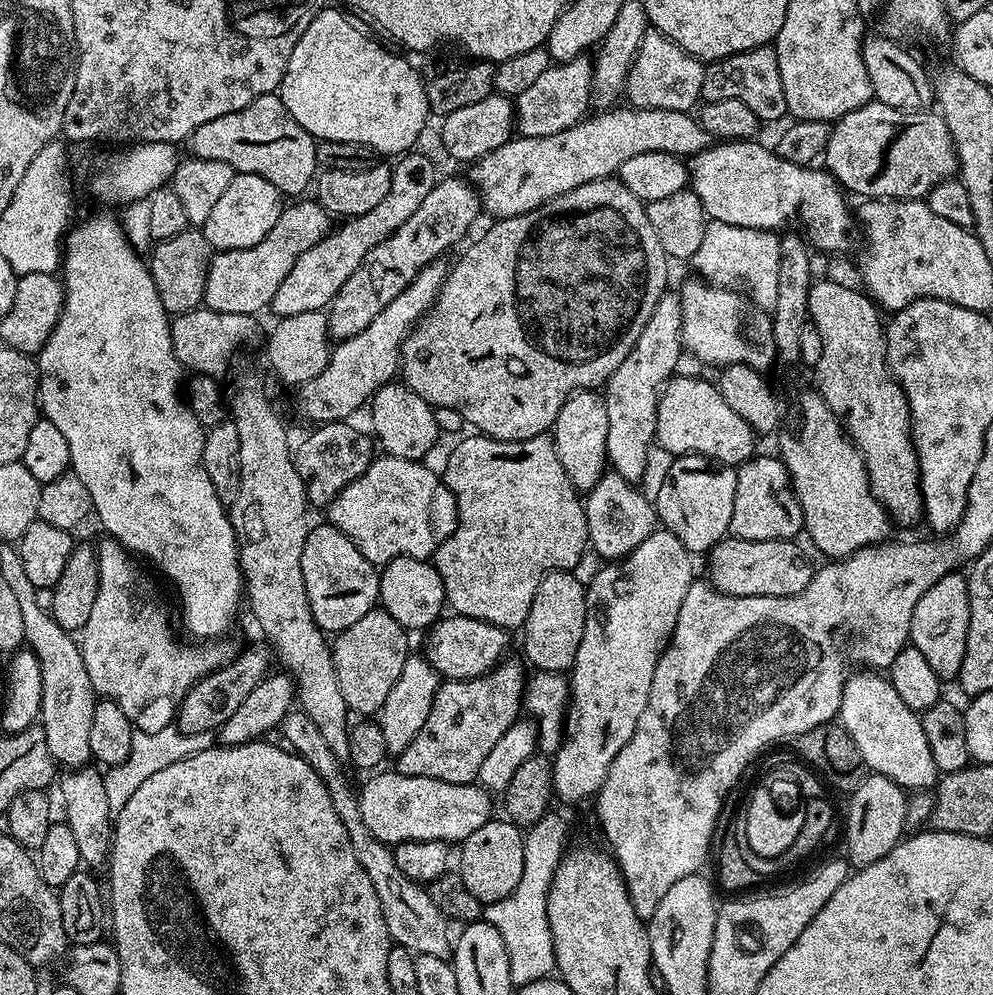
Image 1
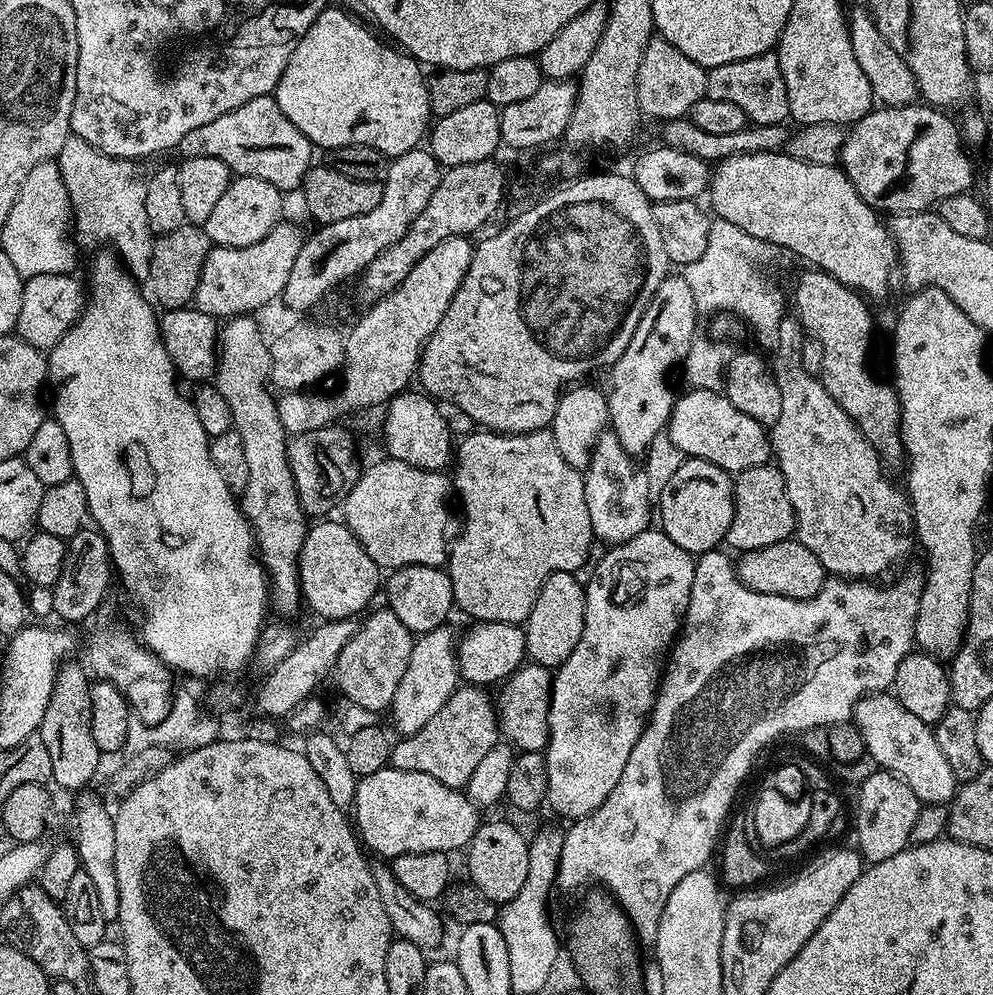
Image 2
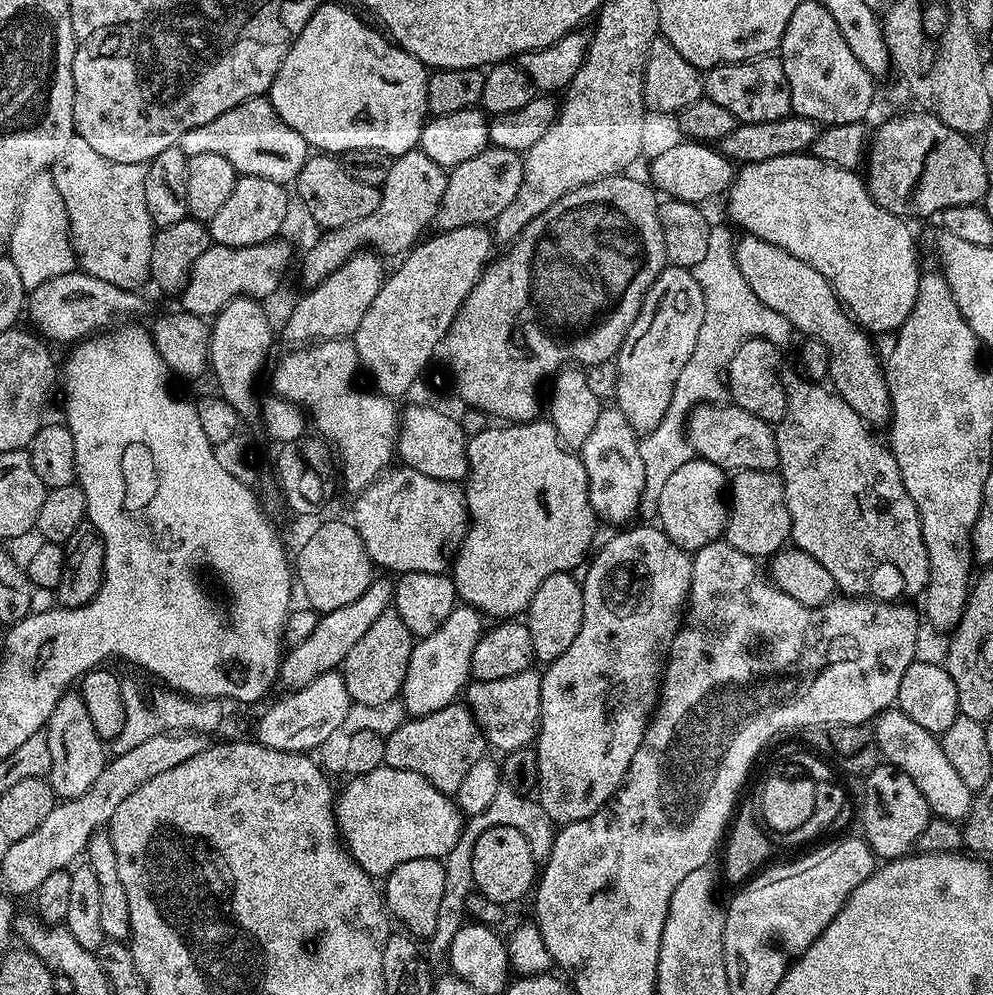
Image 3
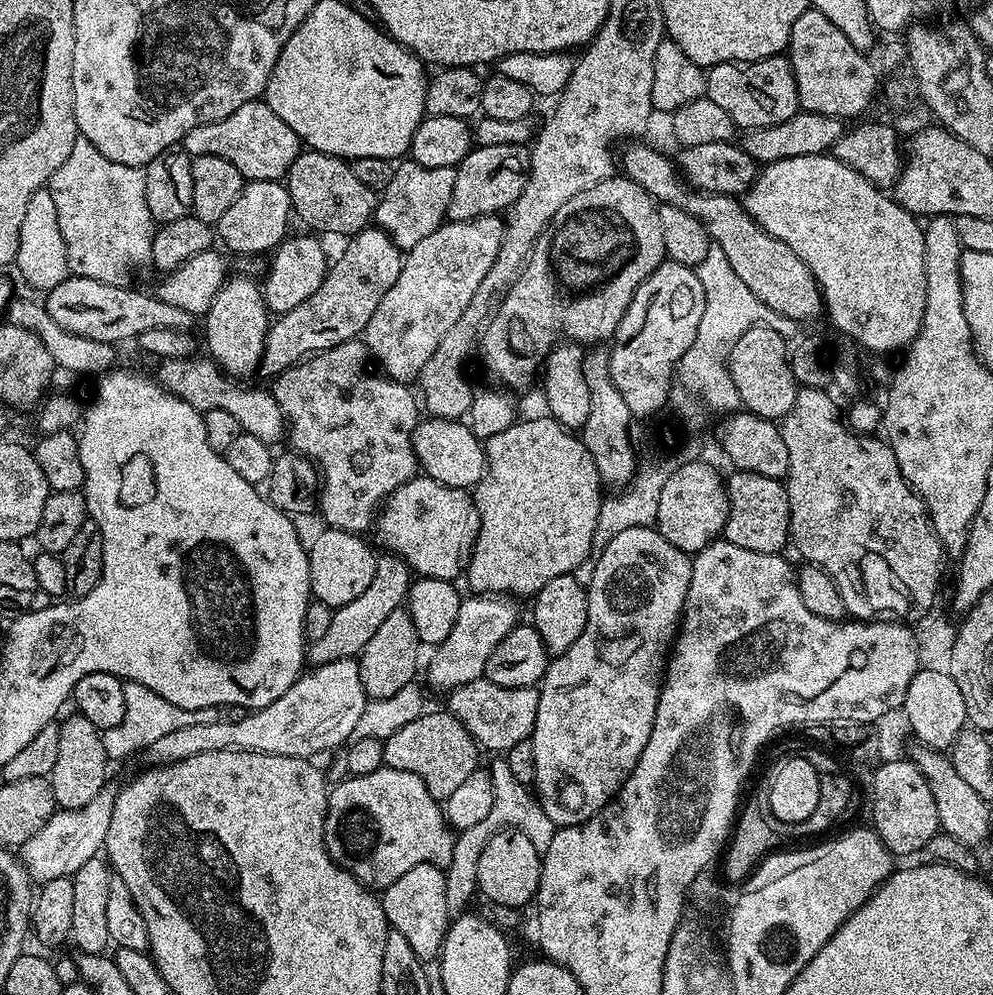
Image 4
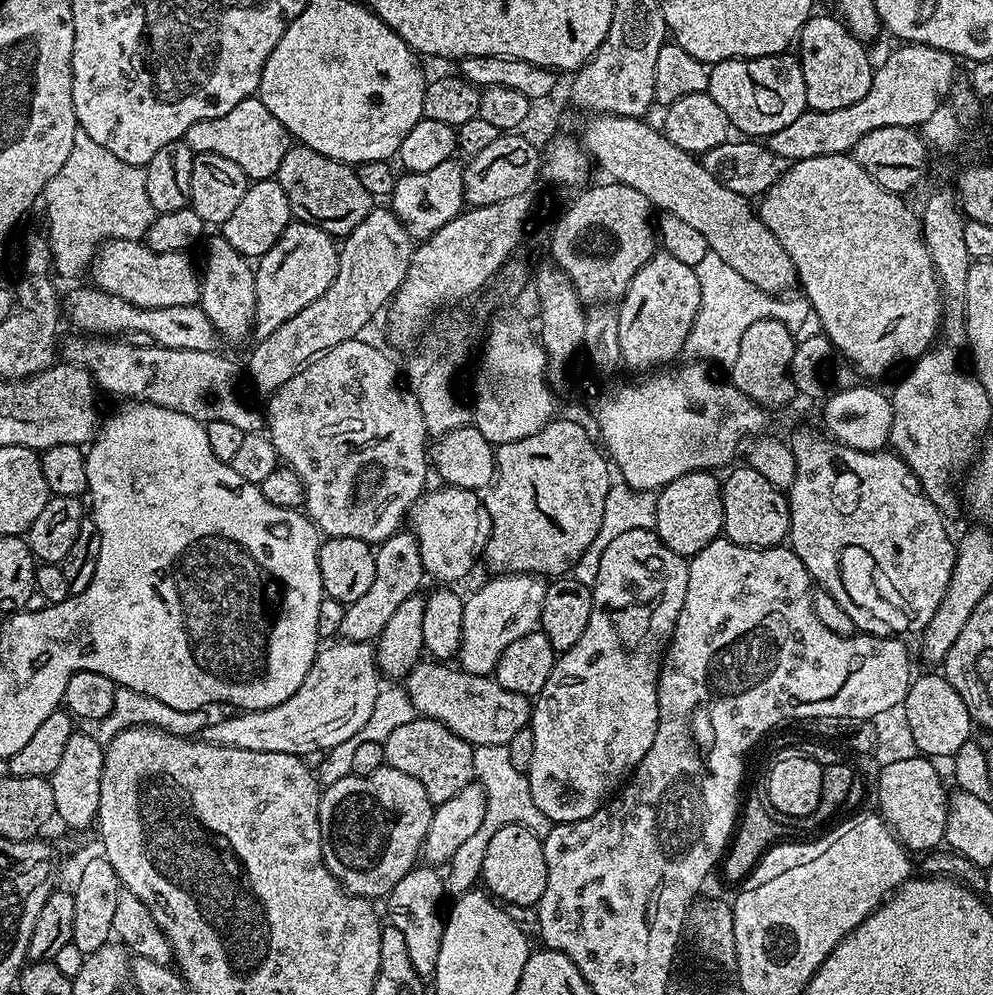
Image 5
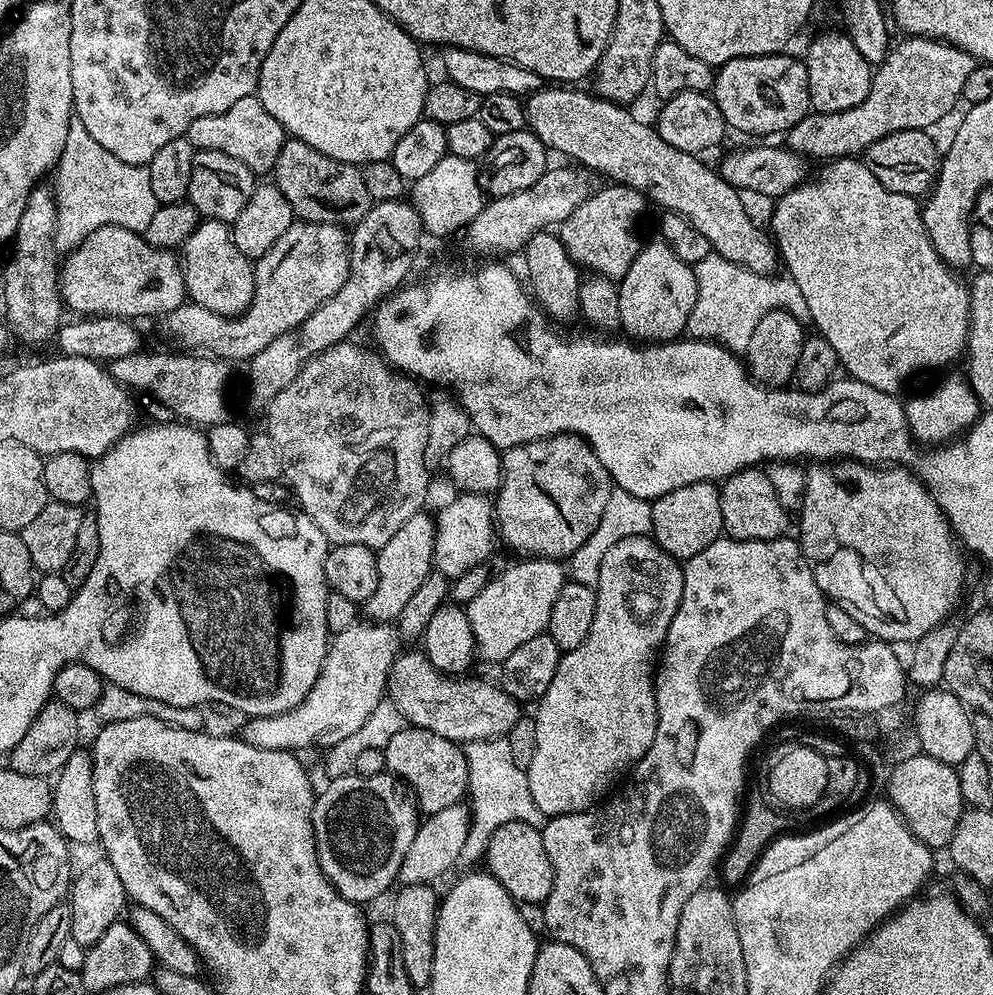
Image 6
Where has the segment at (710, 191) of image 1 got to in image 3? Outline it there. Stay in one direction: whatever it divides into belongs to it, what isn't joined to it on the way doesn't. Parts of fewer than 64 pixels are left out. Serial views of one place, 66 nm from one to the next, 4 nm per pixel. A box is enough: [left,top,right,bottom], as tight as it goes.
[726,154,922,334]

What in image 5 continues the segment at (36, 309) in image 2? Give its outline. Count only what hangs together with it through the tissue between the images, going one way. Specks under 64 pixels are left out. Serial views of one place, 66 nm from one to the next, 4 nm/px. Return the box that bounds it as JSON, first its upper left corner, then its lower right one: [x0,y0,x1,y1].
[66,286,222,352]

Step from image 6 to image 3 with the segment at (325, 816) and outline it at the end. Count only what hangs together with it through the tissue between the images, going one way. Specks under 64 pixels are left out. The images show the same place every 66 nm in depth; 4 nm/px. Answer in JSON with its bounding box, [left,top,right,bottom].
[334,766,466,878]

